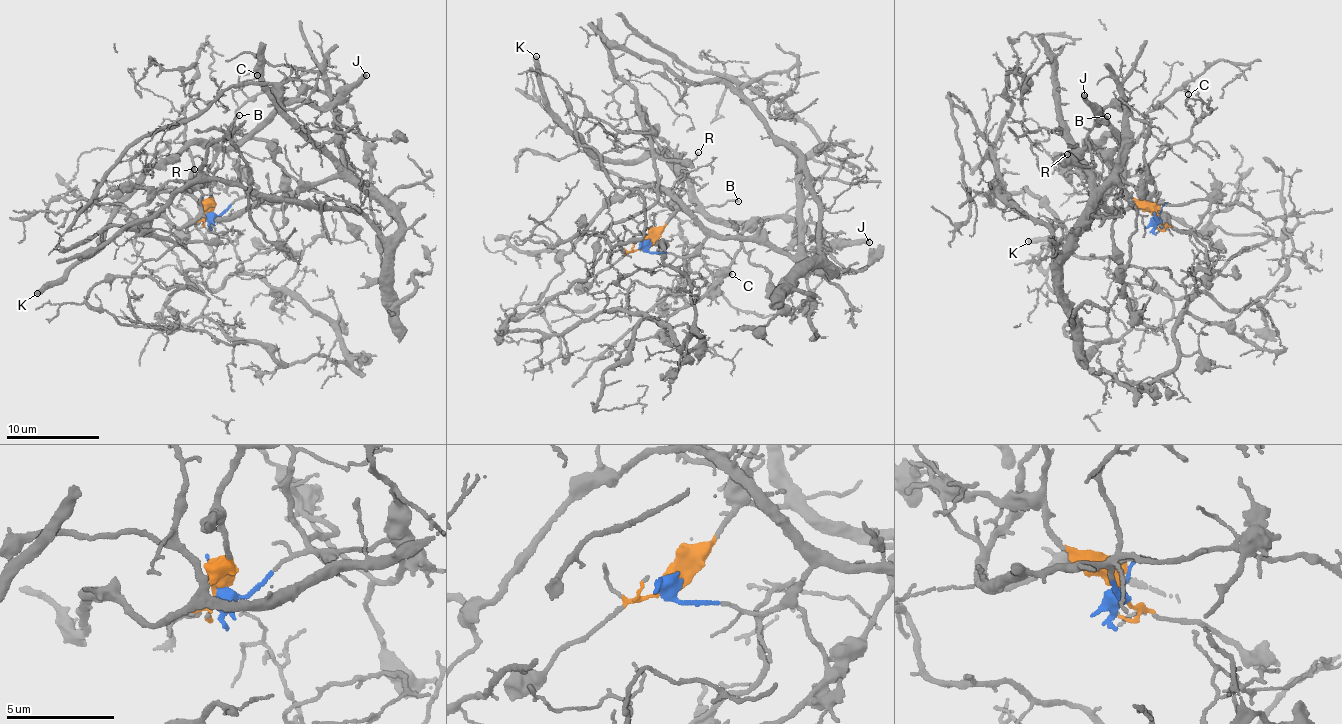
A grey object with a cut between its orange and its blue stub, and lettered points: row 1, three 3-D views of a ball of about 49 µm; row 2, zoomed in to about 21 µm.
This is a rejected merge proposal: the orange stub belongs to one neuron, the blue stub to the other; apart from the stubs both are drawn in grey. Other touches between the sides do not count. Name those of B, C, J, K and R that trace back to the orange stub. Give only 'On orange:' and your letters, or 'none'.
On orange: B, J, K, R

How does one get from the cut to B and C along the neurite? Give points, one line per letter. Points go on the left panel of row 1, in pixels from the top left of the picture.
B: (209, 210), (209, 165), (239, 116)
C: (209, 210), (223, 214), (246, 194), (238, 180), (239, 149), (232, 127), (237, 106), (234, 91), (258, 75)

